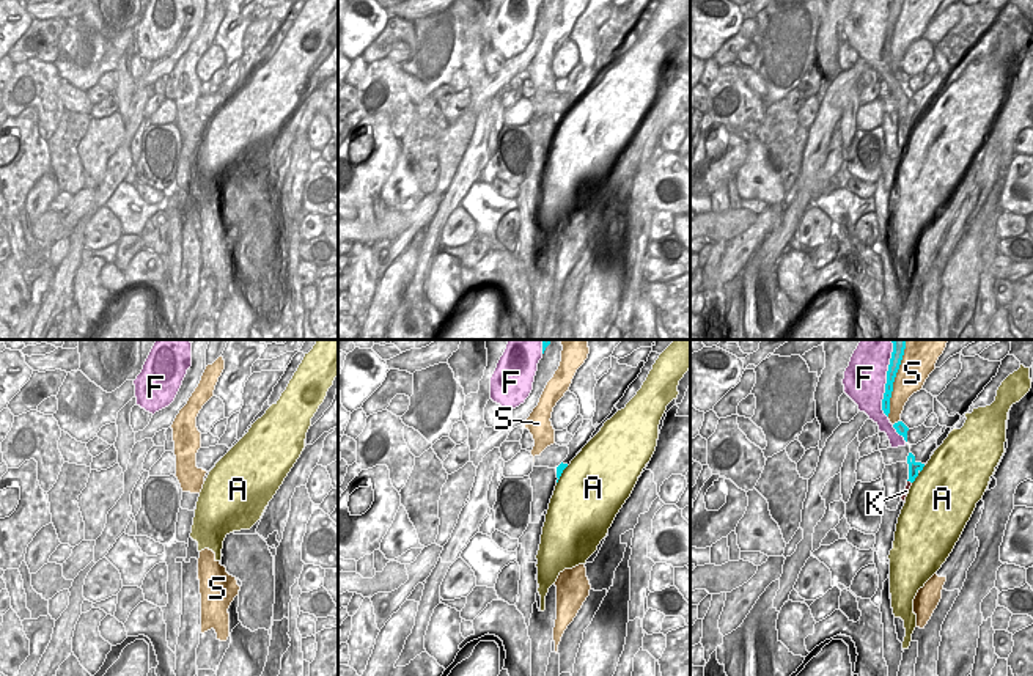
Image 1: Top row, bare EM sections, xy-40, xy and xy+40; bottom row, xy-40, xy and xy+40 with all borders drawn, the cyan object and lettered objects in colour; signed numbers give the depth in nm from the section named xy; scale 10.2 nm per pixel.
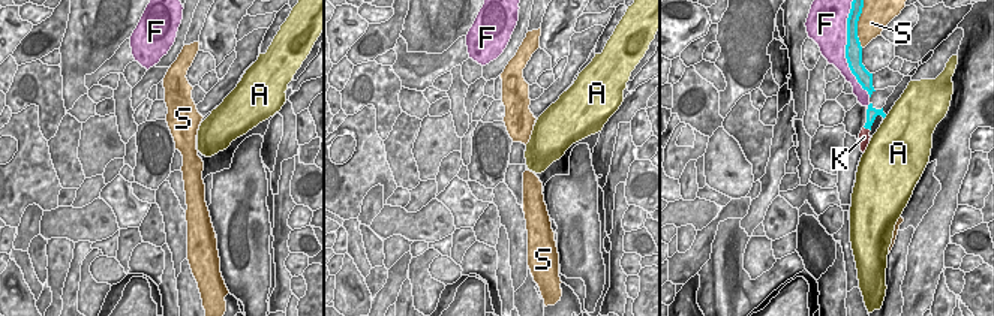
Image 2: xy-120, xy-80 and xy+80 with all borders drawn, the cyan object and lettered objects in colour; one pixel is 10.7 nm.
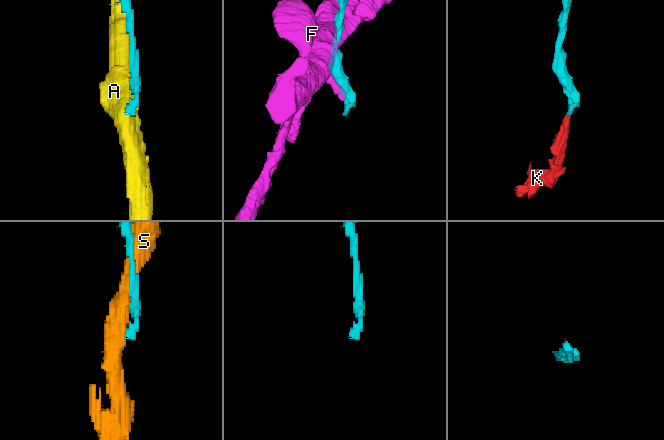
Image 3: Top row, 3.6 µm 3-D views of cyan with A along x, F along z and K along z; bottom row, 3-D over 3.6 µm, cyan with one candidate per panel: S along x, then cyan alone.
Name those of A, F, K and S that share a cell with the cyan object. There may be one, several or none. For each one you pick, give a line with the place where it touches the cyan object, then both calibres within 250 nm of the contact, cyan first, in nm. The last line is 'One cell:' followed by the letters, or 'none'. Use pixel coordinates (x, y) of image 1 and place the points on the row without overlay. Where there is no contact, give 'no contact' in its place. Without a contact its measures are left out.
One cell: none

